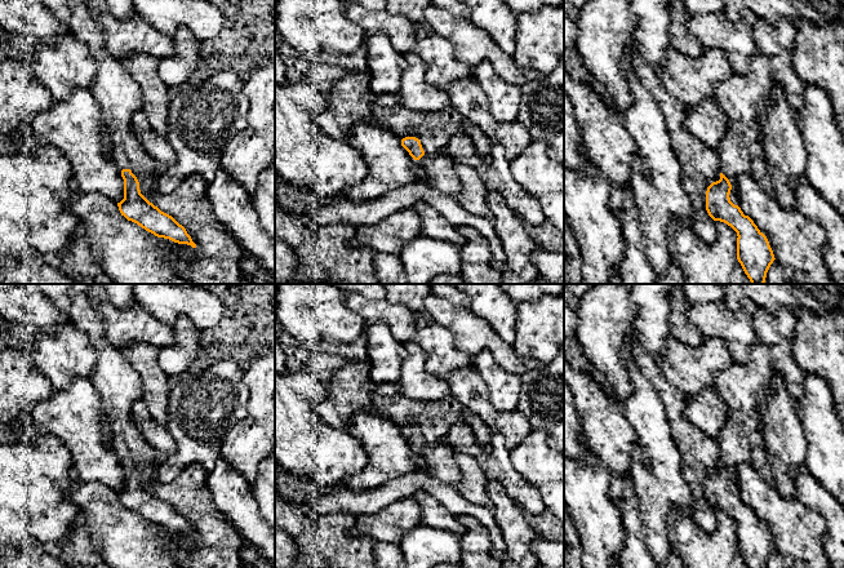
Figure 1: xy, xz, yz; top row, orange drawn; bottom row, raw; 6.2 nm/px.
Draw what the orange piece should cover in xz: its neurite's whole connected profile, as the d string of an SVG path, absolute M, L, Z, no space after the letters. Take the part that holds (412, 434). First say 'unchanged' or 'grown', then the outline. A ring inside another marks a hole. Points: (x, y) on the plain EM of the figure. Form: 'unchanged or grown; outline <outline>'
grown; outline M405 426L401 435L418 451L419 457L426 462L426 472L449 485L458 485L462 480L462 471L450 456L445 444L426 443L421 430L416 426Z

